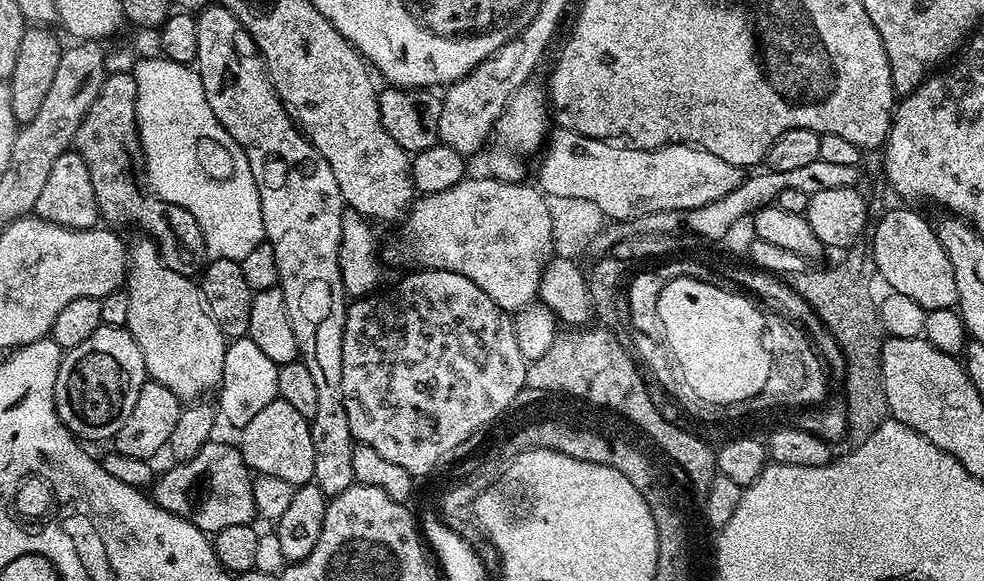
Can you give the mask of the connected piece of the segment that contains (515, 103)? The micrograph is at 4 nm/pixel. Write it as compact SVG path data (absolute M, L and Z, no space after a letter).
M535 82L522 85L508 99L508 105L504 107L495 126L492 127L490 143L486 148L489 168L487 171L497 180L523 181L525 179L524 160L520 156L534 151L536 147L539 149L545 143L550 132L548 120L550 124L550 101L545 85L543 83L535 84Z

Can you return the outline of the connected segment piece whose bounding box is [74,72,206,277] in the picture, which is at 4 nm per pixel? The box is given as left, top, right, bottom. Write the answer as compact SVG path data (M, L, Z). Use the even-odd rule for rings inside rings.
M132 72L105 75L98 98L94 98L78 126L74 150L86 162L86 170L90 170L90 186L94 186L94 198L105 225L137 224L144 231L141 233L156 245L166 266L178 274L195 277L203 269L204 239L194 218L151 191L140 192L136 181L140 133L136 130L136 77Z

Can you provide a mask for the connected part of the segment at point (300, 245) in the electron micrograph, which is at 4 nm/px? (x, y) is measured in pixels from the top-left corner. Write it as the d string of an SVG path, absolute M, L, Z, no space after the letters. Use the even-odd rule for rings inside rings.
M212 2L201 8L196 16L198 22L198 54L195 67L202 78L202 90L206 90L206 102L214 110L218 122L238 142L250 162L250 174L258 186L260 213L264 223L264 239L278 258L278 287L286 298L286 310L290 314L290 326L294 326L294 338L298 338L299 359L304 361L318 393L318 410L310 417L314 438L314 474L312 480L331 498L354 483L354 466L351 455L354 439L347 422L346 407L342 394L342 338L348 313L344 283L340 274L340 243L342 242L342 218L346 205L334 170L318 154L307 136L289 116L276 87L268 77L264 59L252 40L252 35L226 10L223 3Z

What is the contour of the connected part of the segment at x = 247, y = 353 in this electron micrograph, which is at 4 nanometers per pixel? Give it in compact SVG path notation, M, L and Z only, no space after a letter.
M248 335L231 341L224 350L222 378L218 389L218 412L223 423L225 420L226 423L233 424L233 429L236 430L244 428L246 422L250 422L250 418L254 418L264 407L270 406L270 402L277 400L280 394L279 369L280 365L270 362L270 358L266 358L266 353Z

